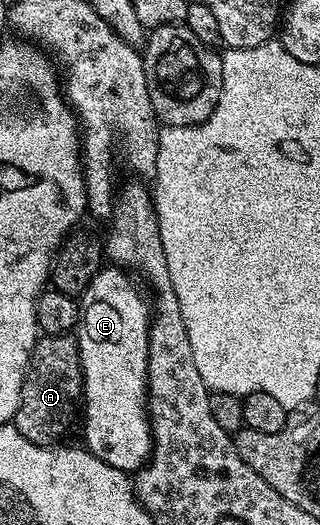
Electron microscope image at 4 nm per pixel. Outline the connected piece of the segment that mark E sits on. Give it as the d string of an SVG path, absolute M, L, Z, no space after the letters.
M101 267L79 297L80 323L75 329L76 345L80 351L80 365L84 371L82 420L84 416L83 447L102 462L118 470L135 474L148 462L152 454L152 425L146 407L148 378L148 330L150 327L150 300L136 289L136 284L125 269Z

